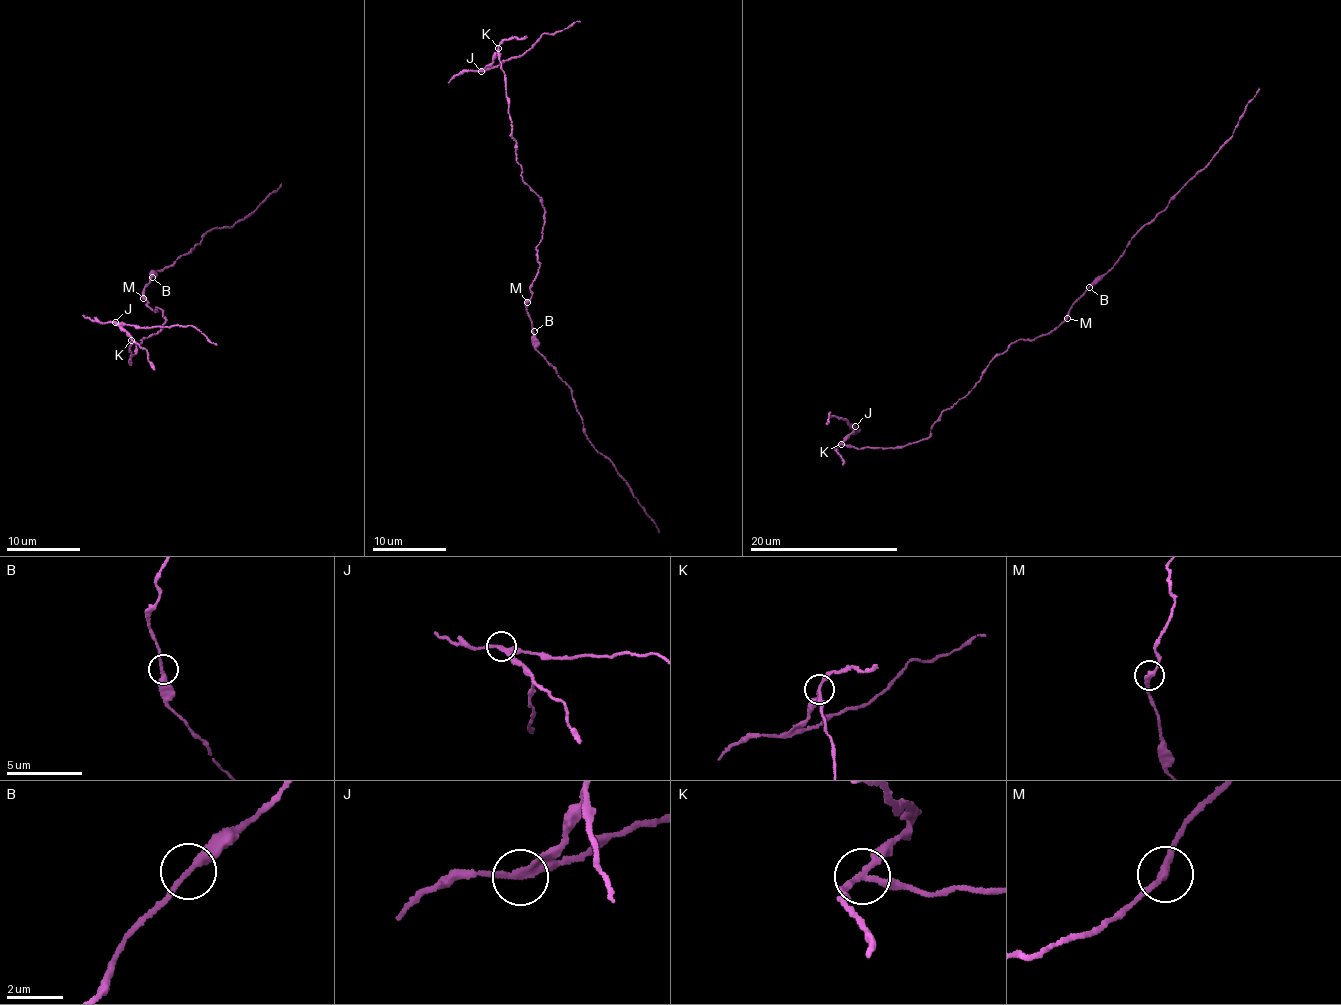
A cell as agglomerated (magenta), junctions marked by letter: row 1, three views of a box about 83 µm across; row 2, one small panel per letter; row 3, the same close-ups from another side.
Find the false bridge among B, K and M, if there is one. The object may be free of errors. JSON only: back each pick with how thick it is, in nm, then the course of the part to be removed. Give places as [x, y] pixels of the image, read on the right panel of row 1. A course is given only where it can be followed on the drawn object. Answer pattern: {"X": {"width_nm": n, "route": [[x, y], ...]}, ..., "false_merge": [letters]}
{"K": {"width_nm": 200, "route": [[842, 443], [855, 424], [849, 424], [832, 414], [829, 416], [829, 412], [825, 423], [828, 423]]}, "false_merge": ["K"]}

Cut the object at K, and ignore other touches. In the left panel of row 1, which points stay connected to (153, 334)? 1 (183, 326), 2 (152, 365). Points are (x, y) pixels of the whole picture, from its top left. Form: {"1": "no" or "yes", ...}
{"1": "no", "2": "no"}

